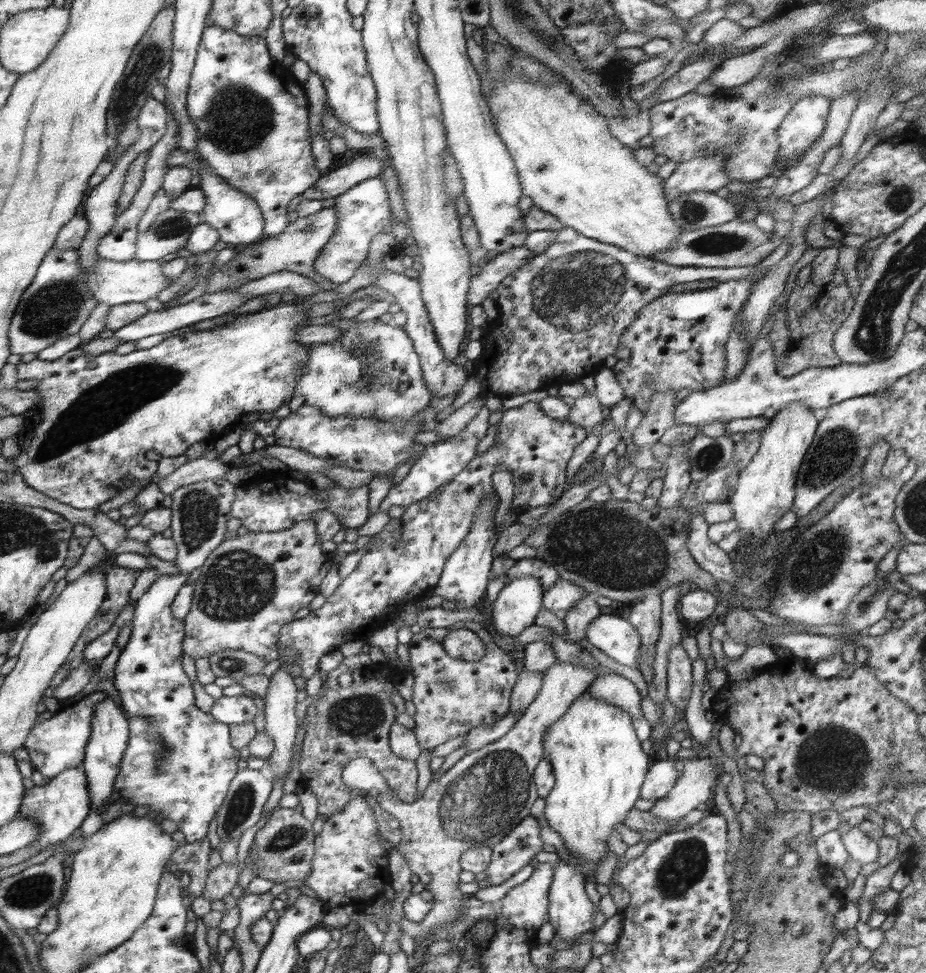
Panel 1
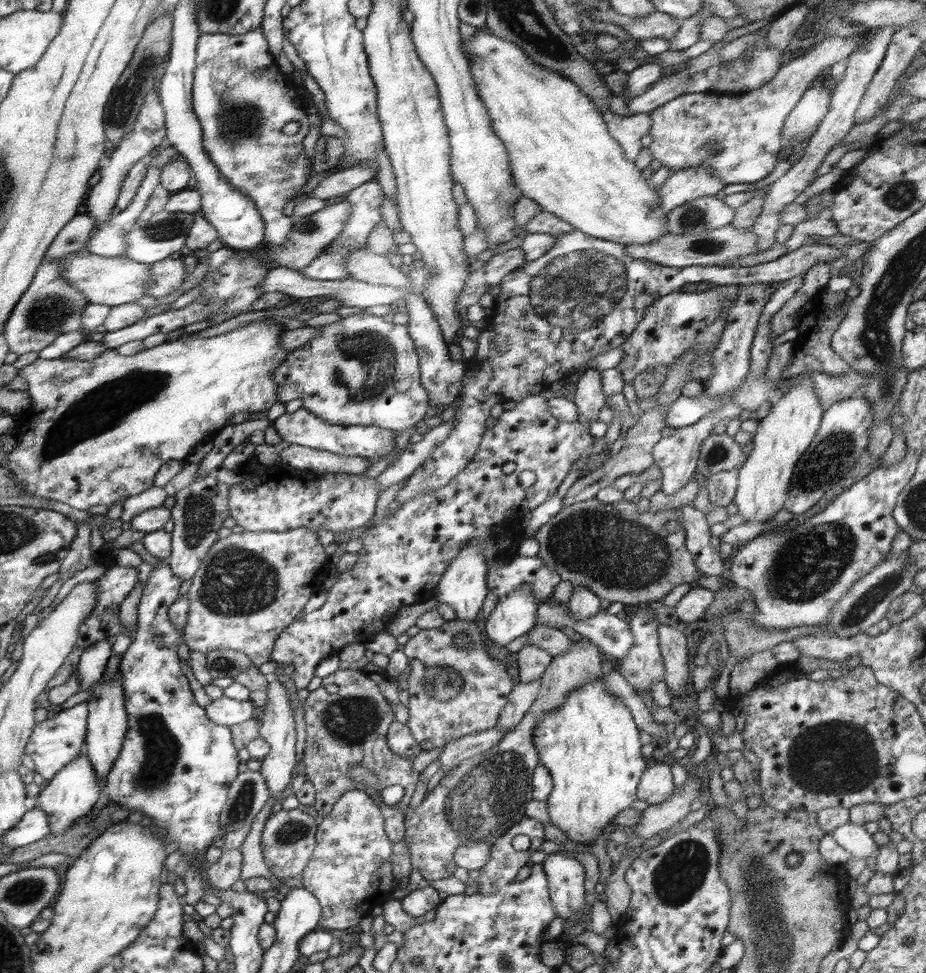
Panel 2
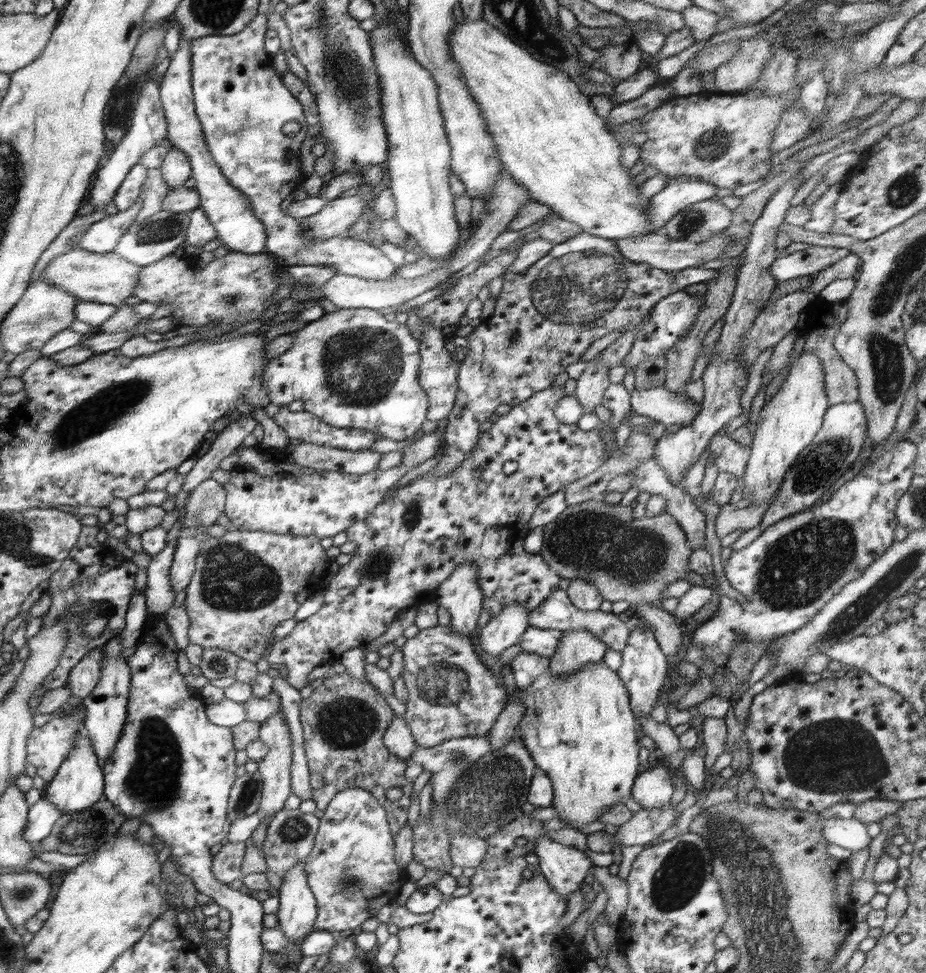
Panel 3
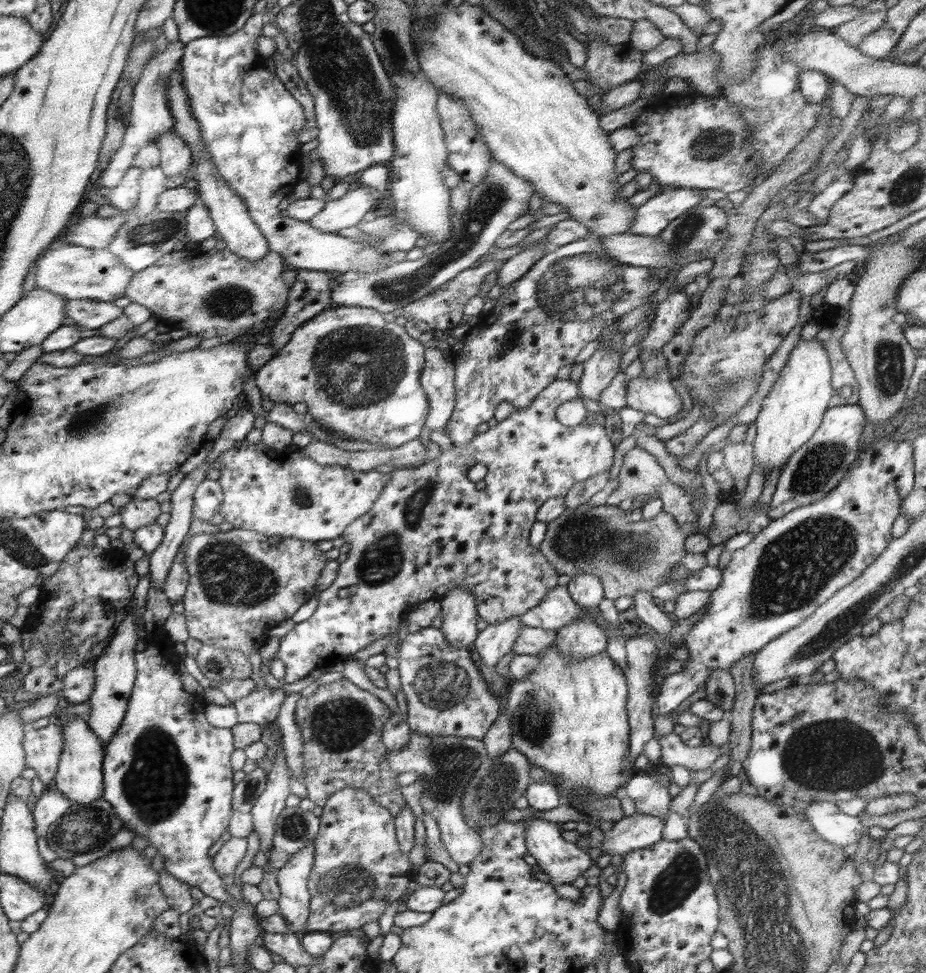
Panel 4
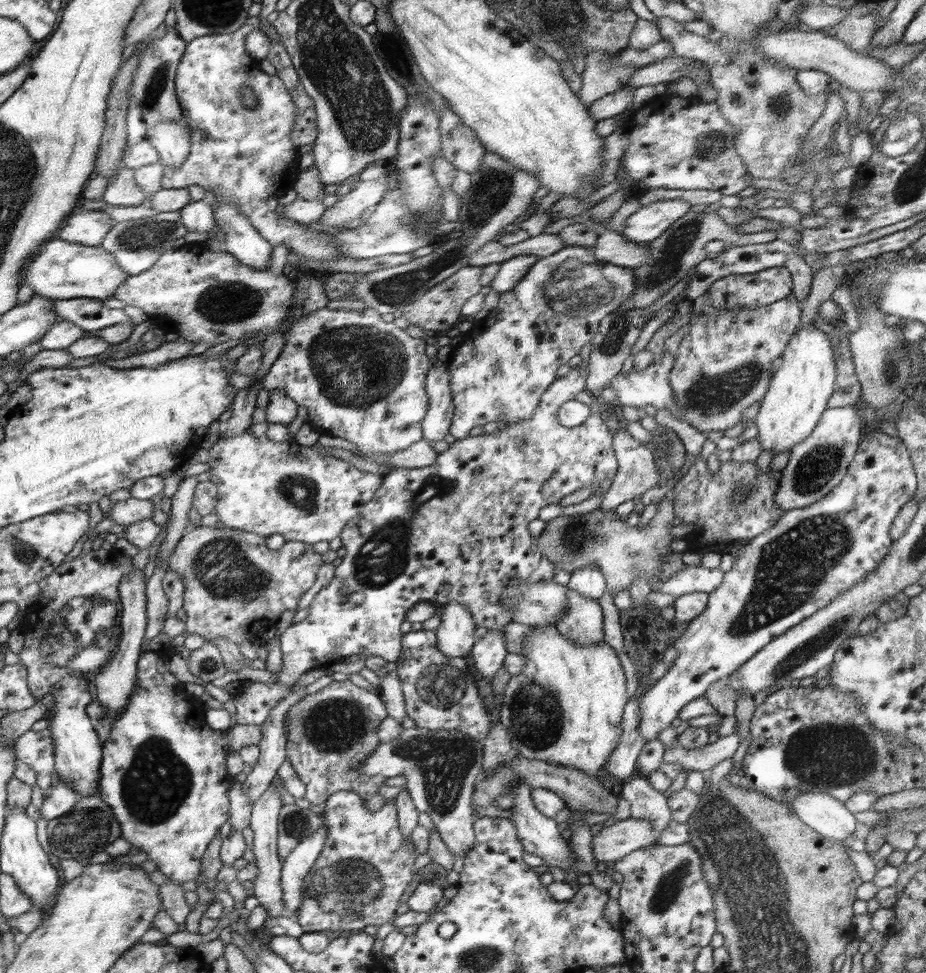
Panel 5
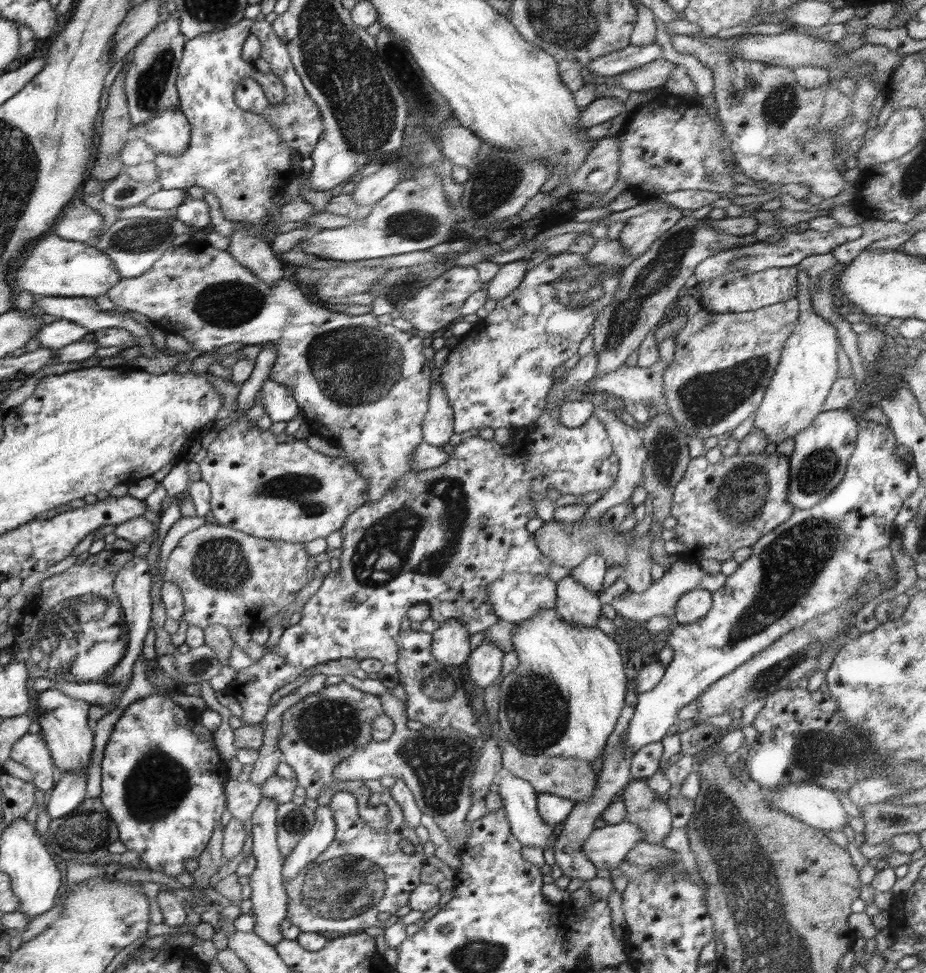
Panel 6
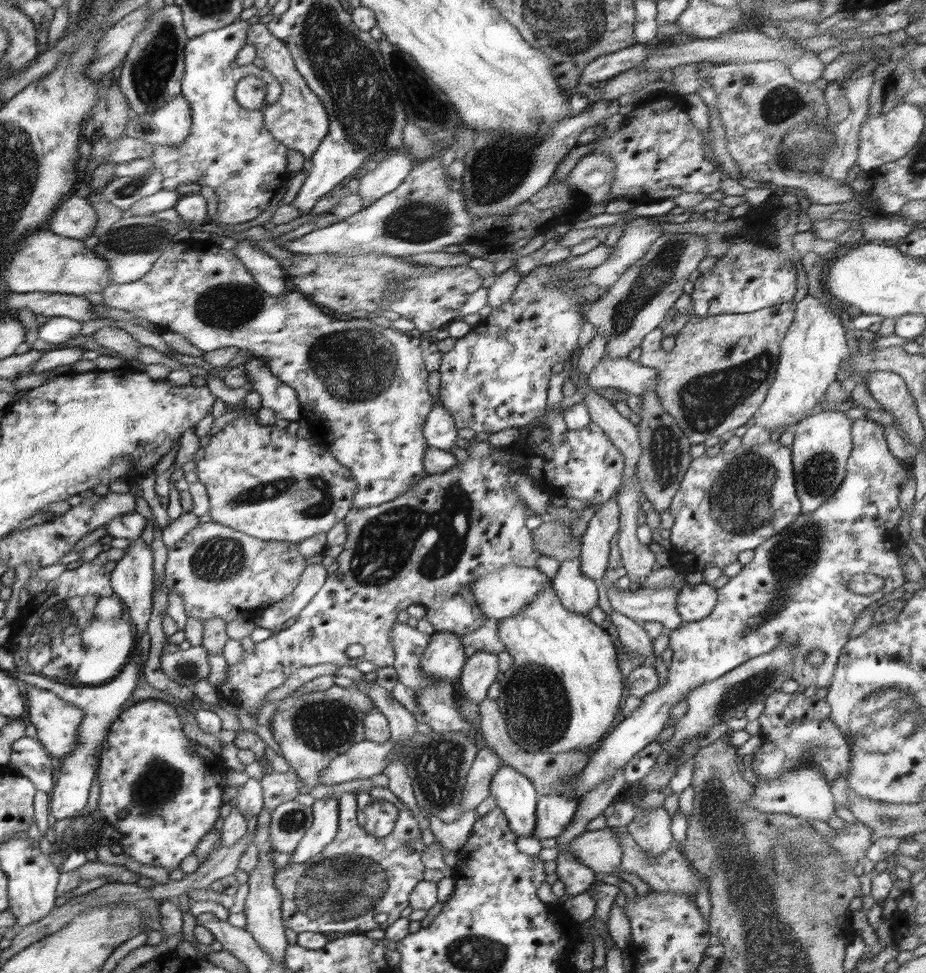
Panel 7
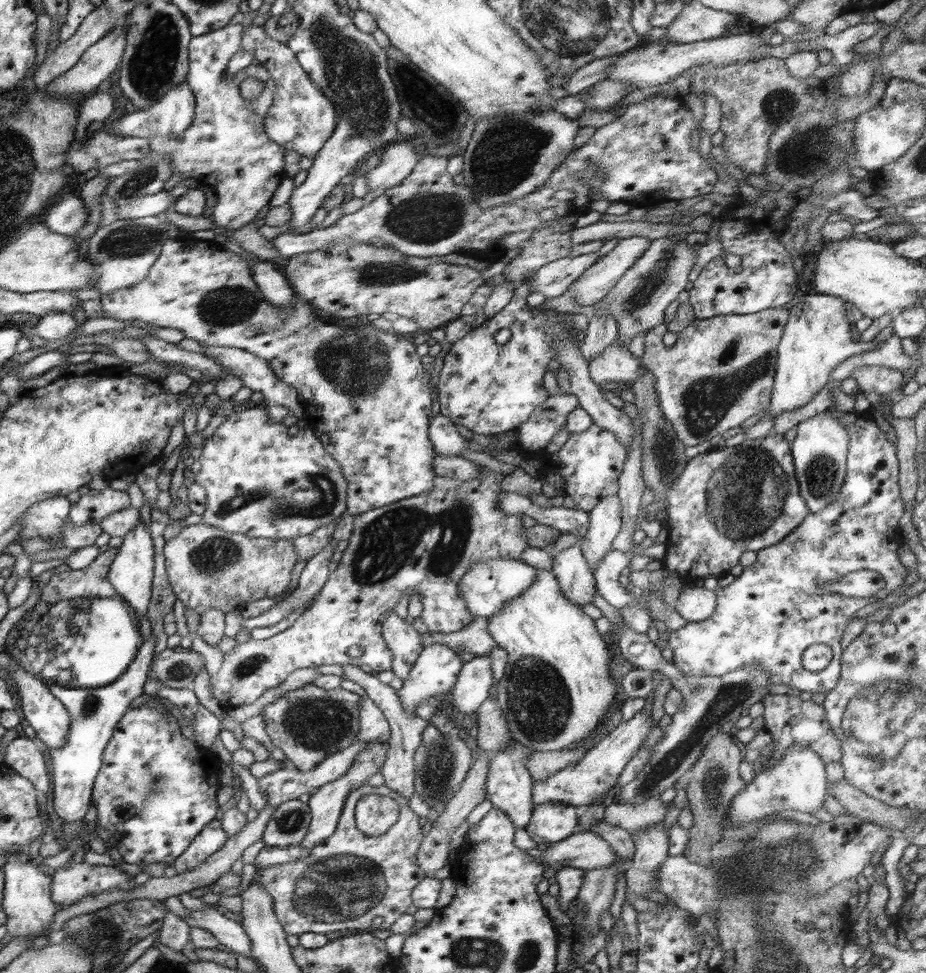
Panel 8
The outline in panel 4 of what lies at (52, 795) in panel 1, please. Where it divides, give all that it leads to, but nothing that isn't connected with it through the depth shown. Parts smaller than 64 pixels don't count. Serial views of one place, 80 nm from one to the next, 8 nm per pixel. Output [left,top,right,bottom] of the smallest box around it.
[53,715,106,804]

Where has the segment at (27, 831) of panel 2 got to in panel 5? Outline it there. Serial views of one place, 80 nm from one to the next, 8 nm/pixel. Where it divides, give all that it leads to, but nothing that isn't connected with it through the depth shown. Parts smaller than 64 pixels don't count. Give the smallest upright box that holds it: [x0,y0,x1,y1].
[37,781,82,822]

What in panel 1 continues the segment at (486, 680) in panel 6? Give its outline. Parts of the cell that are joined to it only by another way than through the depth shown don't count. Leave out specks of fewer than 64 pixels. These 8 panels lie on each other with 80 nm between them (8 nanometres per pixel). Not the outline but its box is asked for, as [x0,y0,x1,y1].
[492,577,543,636]

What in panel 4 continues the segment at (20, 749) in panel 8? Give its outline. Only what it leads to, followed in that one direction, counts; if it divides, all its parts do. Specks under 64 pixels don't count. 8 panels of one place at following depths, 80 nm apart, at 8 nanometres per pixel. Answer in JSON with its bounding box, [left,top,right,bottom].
[23,720,66,786]

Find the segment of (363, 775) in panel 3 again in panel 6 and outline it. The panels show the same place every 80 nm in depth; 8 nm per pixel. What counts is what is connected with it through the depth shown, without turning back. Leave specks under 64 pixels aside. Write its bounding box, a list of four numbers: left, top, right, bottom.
[278,680,389,831]

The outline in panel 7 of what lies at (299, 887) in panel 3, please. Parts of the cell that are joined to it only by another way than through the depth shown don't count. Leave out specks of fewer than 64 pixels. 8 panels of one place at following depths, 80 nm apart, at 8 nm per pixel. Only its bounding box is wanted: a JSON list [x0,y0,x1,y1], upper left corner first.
[290,795,340,865]

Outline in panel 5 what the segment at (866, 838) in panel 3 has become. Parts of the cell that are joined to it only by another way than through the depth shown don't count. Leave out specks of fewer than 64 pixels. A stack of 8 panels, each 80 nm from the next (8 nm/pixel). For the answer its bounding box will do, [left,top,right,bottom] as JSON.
[786,792,858,841]

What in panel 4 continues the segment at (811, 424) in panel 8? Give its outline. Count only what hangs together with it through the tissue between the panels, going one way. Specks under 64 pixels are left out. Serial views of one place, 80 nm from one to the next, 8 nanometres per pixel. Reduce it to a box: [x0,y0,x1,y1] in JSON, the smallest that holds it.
[767,405,865,519]

